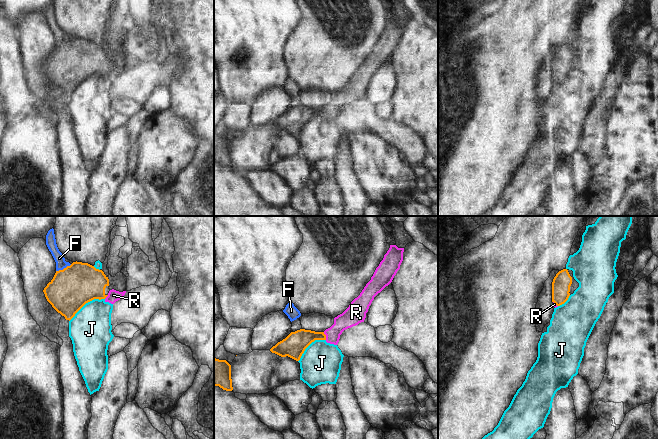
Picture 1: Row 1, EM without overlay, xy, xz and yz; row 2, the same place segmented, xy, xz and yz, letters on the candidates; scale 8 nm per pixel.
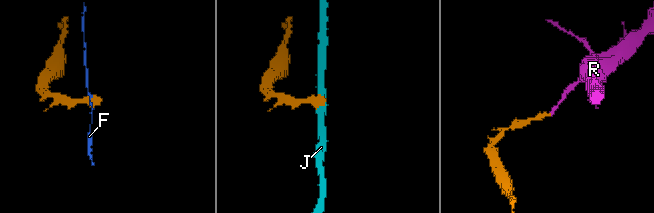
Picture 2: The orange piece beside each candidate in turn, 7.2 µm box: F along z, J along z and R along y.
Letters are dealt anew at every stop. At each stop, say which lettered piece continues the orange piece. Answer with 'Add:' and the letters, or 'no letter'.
Add: R.

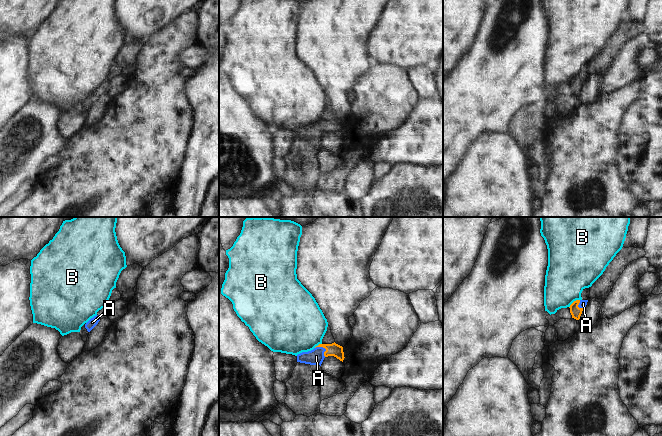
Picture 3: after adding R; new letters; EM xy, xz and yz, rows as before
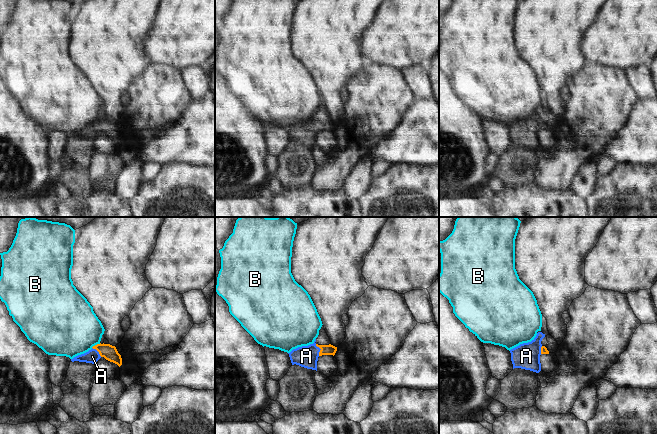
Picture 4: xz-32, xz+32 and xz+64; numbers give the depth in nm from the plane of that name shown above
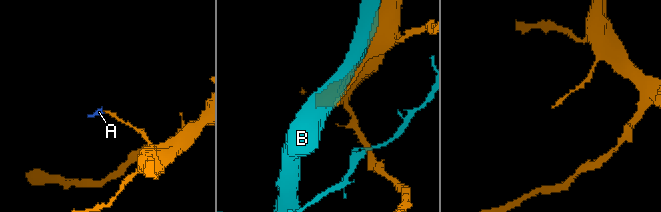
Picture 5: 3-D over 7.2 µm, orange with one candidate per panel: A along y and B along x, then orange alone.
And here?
Add: A.

